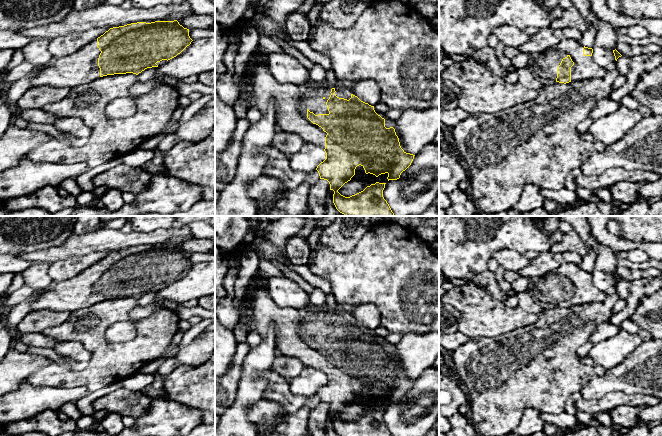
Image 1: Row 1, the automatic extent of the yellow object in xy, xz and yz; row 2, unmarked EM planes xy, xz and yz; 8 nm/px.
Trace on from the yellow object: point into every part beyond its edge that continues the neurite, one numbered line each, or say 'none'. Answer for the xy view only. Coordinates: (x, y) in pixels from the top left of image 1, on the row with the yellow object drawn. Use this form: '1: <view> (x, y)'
1: xy (81, 67)

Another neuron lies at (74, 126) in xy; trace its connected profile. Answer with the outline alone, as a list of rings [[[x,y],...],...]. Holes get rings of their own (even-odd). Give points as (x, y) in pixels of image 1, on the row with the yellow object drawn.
[[[78,117],[59,118],[53,125],[60,134],[69,134],[74,138],[89,138],[91,128]]]

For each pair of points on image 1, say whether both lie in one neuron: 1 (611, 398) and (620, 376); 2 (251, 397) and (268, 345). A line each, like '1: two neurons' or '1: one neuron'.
1: two neurons
2: one neuron

